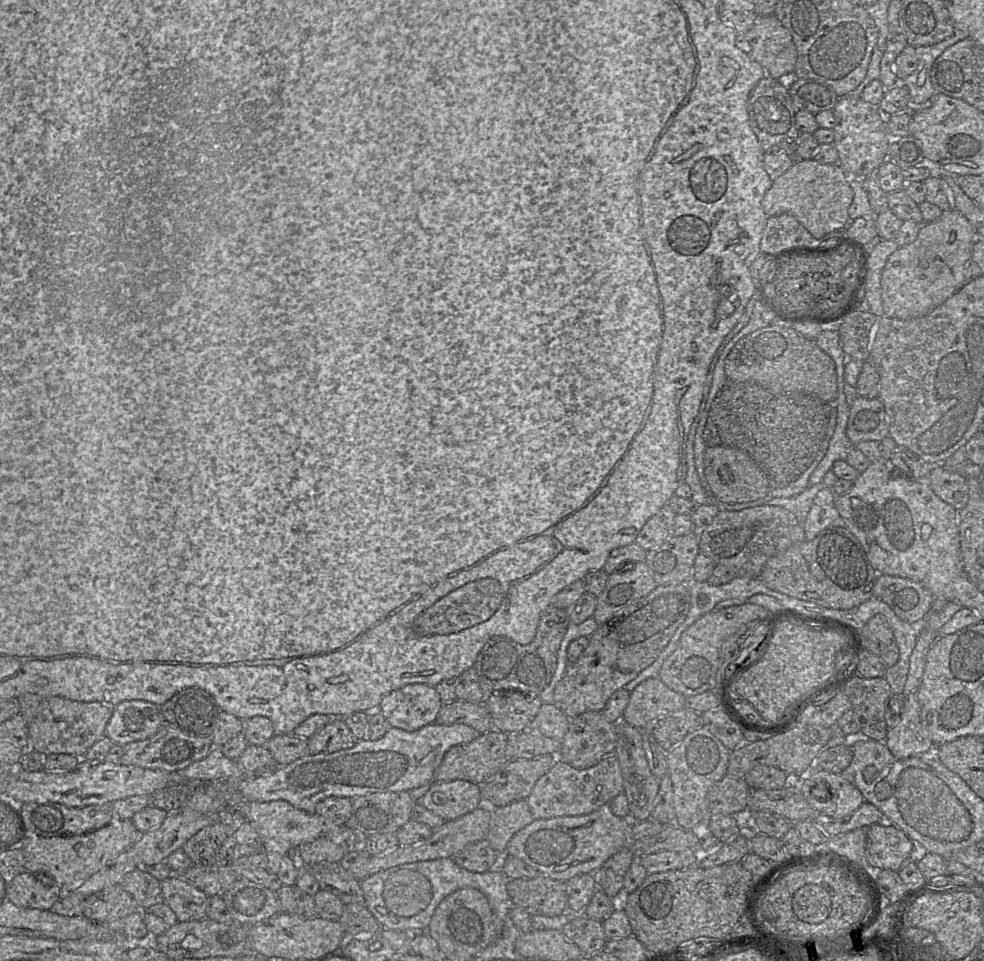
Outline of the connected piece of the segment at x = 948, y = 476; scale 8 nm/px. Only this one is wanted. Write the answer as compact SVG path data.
M944 464L935 465L930 471L929 481L932 491L957 511L968 503L968 486L965 477L948 469Z

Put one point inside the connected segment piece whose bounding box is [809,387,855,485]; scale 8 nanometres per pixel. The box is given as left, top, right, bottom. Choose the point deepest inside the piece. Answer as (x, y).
(839, 446)

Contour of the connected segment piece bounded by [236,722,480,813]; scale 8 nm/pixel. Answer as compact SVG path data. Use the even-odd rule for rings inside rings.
M434 722L416 731L390 727L387 733L378 740L358 740L351 748L336 752L307 754L270 772L245 774L238 782L236 791L244 801L286 800L294 807L310 813L315 812L316 805L320 801L331 796L354 798L373 792L410 791L433 781L435 770L451 747L469 743L479 735L479 732L465 724L440 725Z

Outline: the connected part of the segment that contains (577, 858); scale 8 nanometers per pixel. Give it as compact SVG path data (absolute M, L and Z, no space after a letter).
M606 803L582 816L535 819L511 838L506 853L529 864L540 875L568 881L577 875L599 870L611 856L631 845L632 820L617 817L612 813L610 803Z

